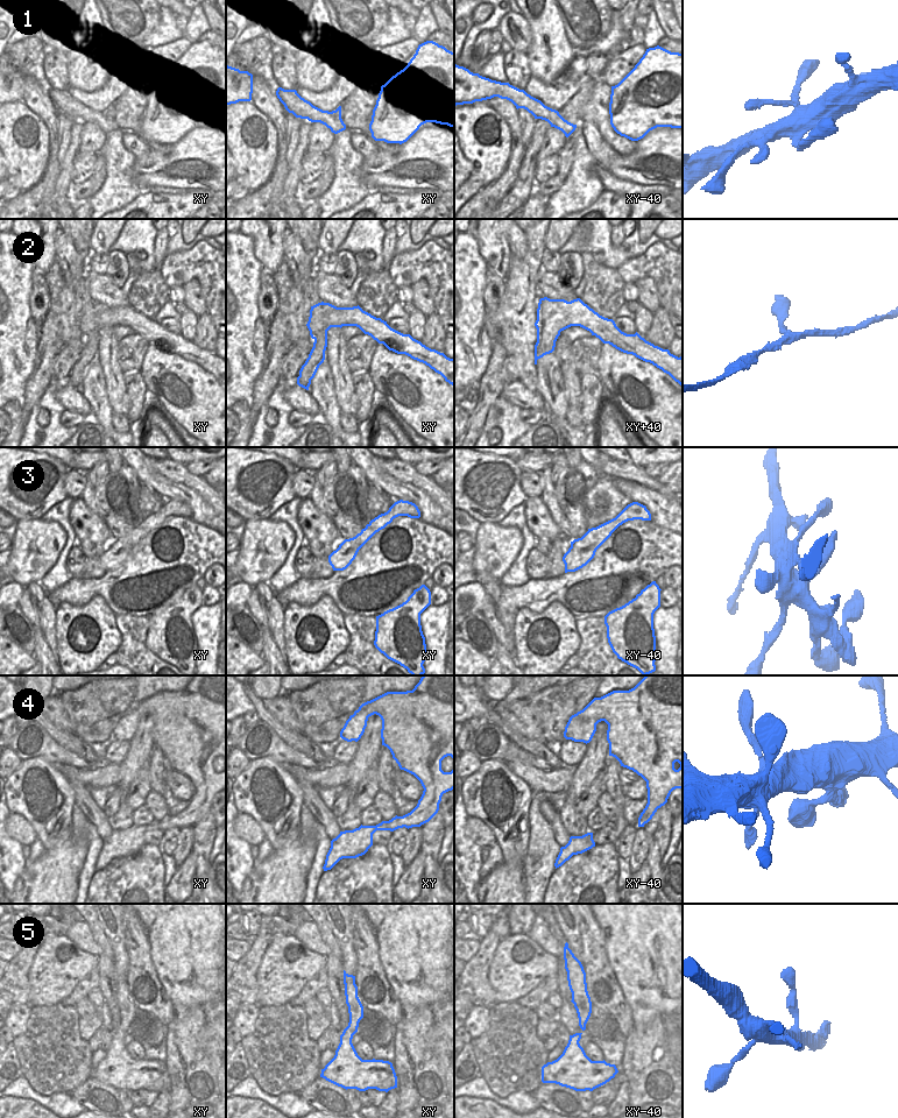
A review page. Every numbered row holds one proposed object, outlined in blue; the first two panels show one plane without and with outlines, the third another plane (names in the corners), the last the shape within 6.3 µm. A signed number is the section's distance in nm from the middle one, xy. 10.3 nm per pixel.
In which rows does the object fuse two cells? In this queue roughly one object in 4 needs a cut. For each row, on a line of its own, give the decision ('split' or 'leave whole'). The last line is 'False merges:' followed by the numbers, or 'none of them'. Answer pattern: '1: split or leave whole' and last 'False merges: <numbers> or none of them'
1: leave whole
2: leave whole
3: leave whole
4: leave whole
5: leave whole
False merges: none of them

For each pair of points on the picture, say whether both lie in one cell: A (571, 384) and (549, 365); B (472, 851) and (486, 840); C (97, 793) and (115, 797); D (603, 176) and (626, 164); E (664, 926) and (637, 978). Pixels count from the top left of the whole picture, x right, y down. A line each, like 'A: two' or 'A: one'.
A: two
B: two
C: two
D: two
E: one

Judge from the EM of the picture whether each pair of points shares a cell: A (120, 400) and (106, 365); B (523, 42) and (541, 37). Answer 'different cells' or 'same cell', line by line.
A: same cell
B: different cells

